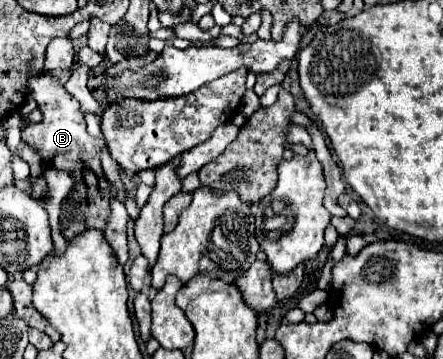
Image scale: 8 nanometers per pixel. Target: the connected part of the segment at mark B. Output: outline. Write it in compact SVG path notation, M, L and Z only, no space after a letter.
M38 71L36 75L28 77L28 93L38 101L38 107L44 115L42 123L28 125L22 131L22 139L34 147L46 165L52 165L56 169L66 169L76 177L76 185L72 189L72 199L76 201L76 207L84 213L84 223L94 229L104 229L106 219L110 215L110 183L102 173L100 167L100 149L104 147L102 139L96 139L88 135L86 121L80 113L78 101L64 89L60 81L56 81L50 73Z

